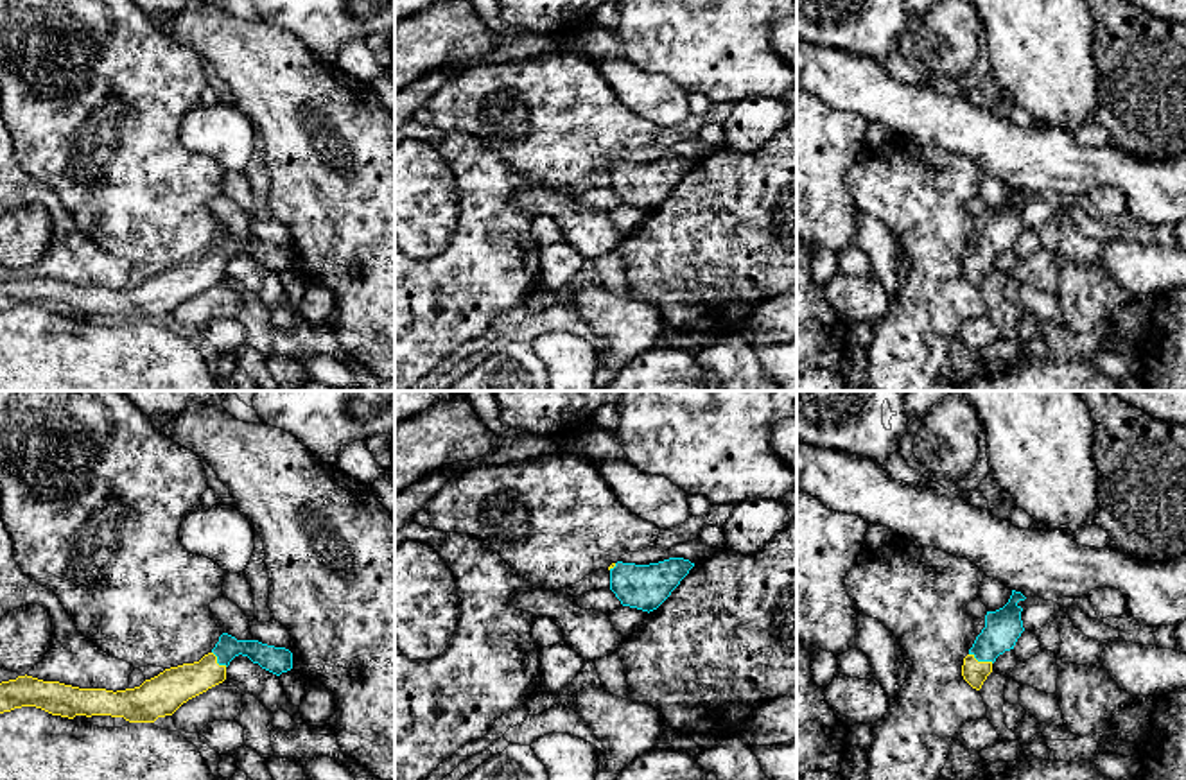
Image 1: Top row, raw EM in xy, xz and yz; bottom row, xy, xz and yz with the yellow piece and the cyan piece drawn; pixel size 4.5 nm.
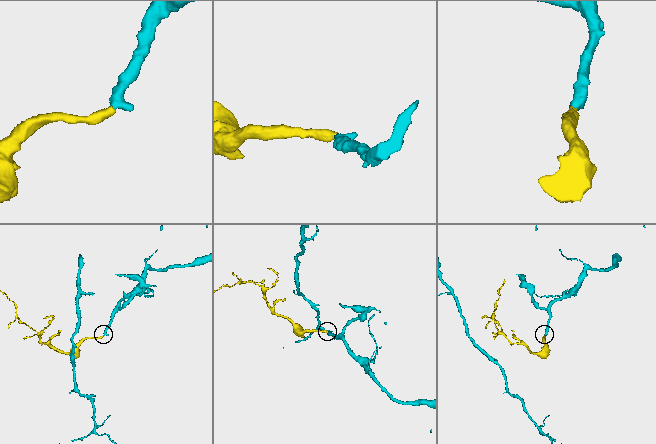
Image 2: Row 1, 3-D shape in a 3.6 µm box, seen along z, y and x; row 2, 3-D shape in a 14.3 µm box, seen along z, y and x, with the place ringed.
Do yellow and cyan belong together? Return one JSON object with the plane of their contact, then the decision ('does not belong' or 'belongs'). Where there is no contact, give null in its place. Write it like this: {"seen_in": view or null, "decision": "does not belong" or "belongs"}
{"seen_in": "yz", "decision": "belongs"}

